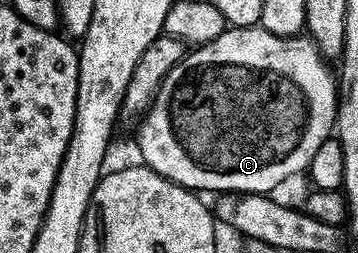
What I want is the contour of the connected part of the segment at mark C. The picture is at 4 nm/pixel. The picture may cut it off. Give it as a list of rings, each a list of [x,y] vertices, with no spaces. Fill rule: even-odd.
[[[227,27],[221,35],[217,35],[217,39],[213,39],[208,43],[208,45],[200,45],[198,47],[192,48],[190,52],[182,57],[182,59],[177,62],[172,69],[169,71],[169,75],[165,75],[165,79],[161,83],[161,87],[157,91],[154,101],[152,101],[151,106],[148,107],[145,116],[138,122],[139,125],[139,153],[141,156],[142,164],[146,165],[147,168],[157,171],[165,179],[169,179],[173,183],[185,186],[186,189],[192,191],[203,191],[199,189],[212,189],[215,195],[222,195],[225,193],[262,193],[264,195],[270,194],[271,189],[278,187],[282,181],[287,181],[290,177],[295,177],[298,173],[306,174],[311,168],[311,160],[313,155],[317,155],[317,147],[321,147],[321,143],[325,143],[333,133],[333,130],[337,125],[337,77],[333,72],[330,73],[327,70],[328,62],[325,60],[322,53],[315,46],[315,42],[311,40],[310,36],[300,35],[298,37],[278,37],[273,35],[269,31],[265,31],[261,27]]]

